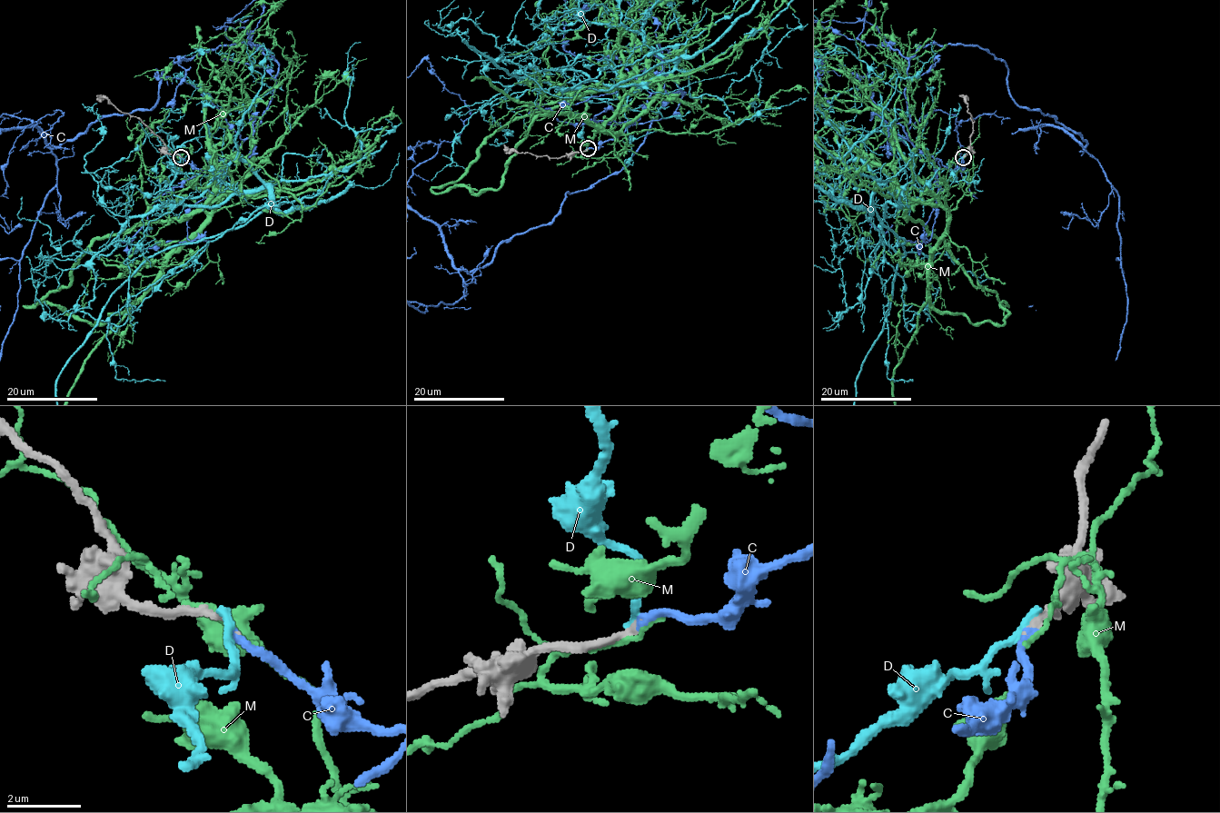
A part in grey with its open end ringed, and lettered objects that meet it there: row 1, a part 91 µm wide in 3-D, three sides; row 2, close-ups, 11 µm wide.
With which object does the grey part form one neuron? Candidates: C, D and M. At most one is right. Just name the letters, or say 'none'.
C

